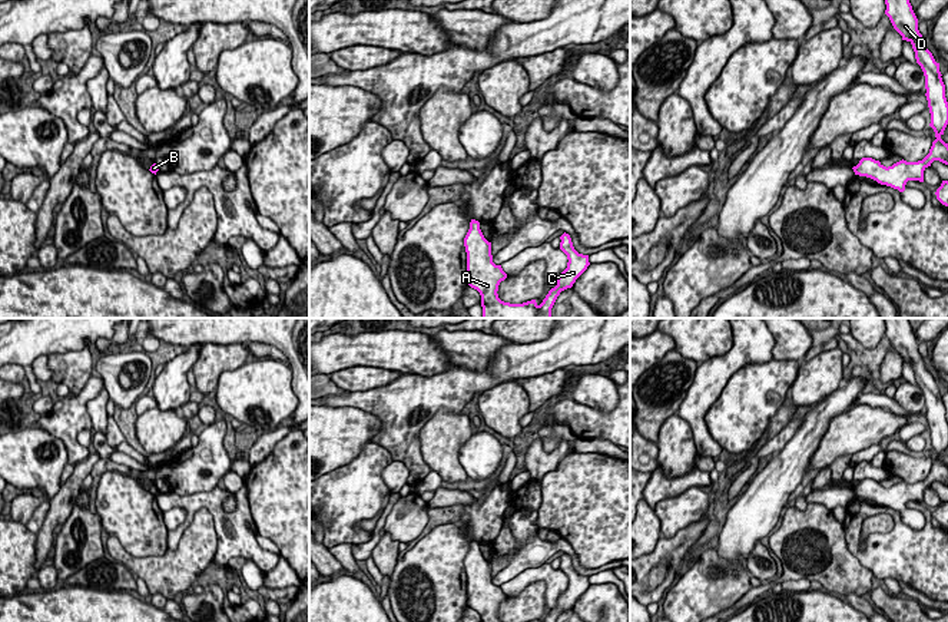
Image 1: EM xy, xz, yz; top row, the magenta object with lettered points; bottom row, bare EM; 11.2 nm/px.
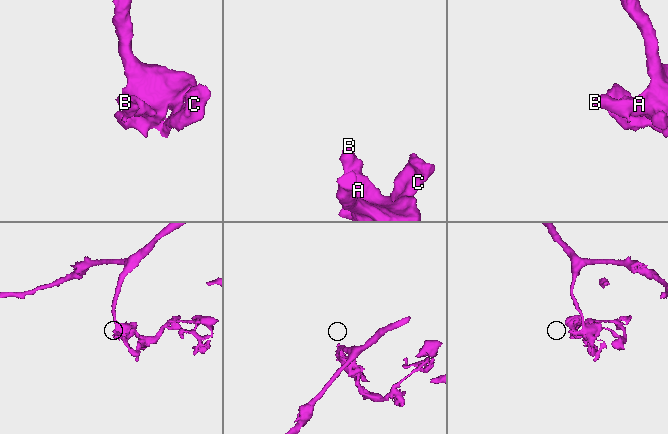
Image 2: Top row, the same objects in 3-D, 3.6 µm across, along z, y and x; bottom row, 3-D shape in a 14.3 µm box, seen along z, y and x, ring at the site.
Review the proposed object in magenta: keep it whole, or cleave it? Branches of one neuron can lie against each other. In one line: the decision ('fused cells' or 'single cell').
single cell

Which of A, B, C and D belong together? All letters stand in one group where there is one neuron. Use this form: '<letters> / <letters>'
A B C D

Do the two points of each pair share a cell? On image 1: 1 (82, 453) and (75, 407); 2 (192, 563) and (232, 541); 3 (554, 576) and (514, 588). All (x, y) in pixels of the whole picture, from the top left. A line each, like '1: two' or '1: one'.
1: one
2: two
3: one

